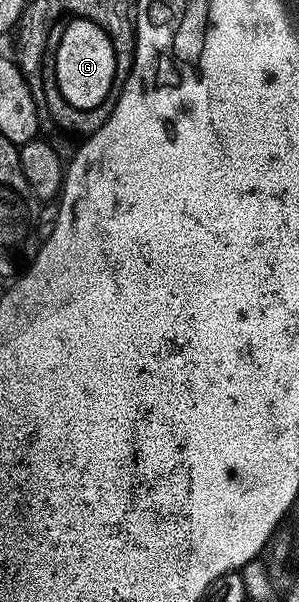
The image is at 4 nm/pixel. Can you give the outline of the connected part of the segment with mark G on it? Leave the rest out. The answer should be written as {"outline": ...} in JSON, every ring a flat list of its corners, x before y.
{"outline":[[71,18,63,26,63,39,56,53,56,81,70,106,80,111,100,105,112,89,116,61,110,35,100,25,84,18]]}

